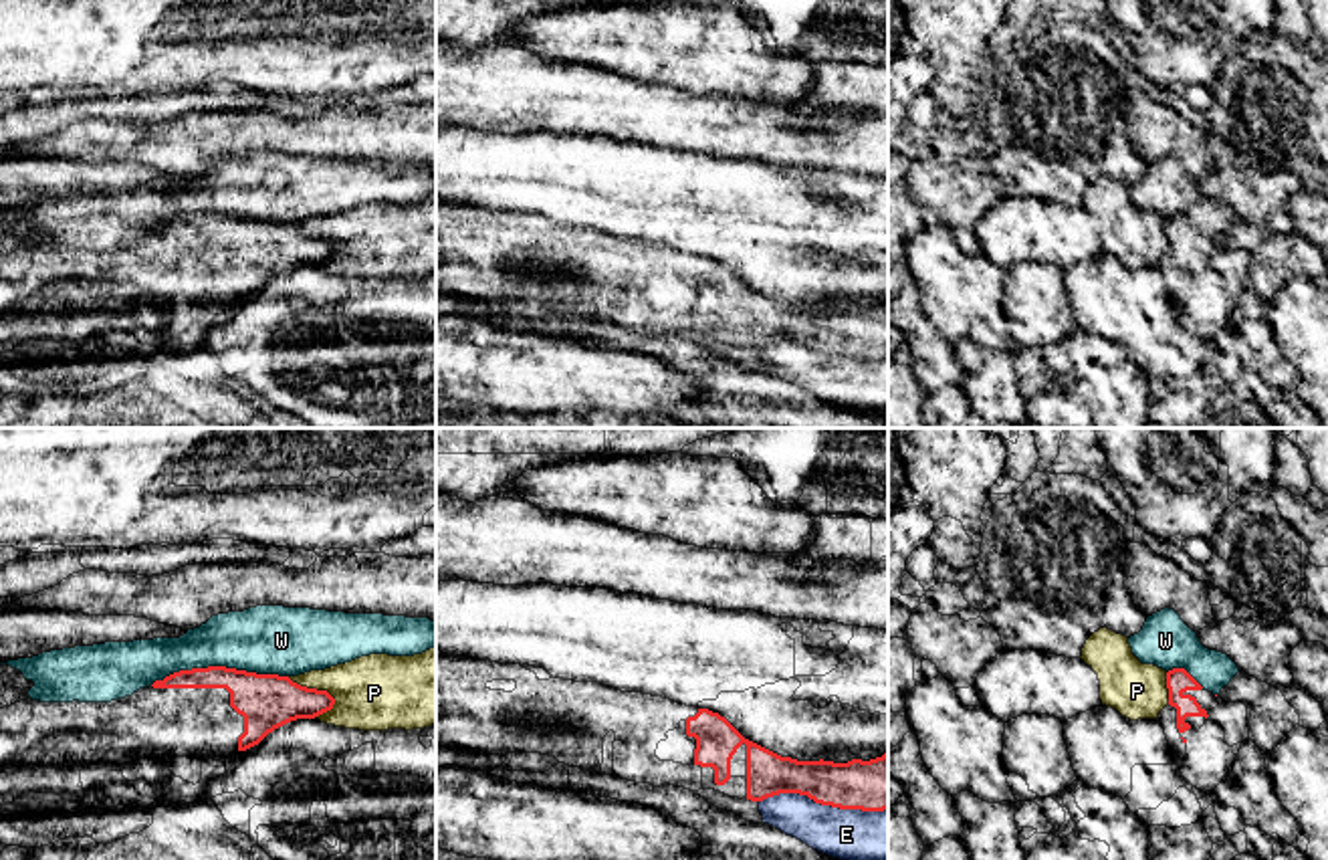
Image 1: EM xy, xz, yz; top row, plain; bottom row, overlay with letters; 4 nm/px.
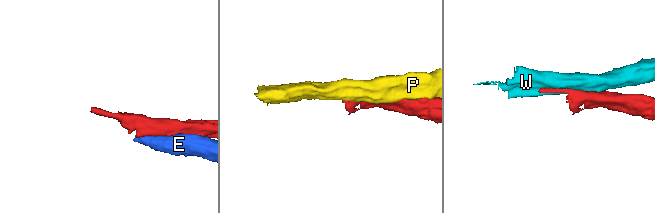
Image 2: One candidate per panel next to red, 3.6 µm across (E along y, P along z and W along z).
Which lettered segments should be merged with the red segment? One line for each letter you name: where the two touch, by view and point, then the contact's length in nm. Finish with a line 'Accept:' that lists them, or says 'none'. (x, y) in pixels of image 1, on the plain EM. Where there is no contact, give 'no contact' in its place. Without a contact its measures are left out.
Accept: none

